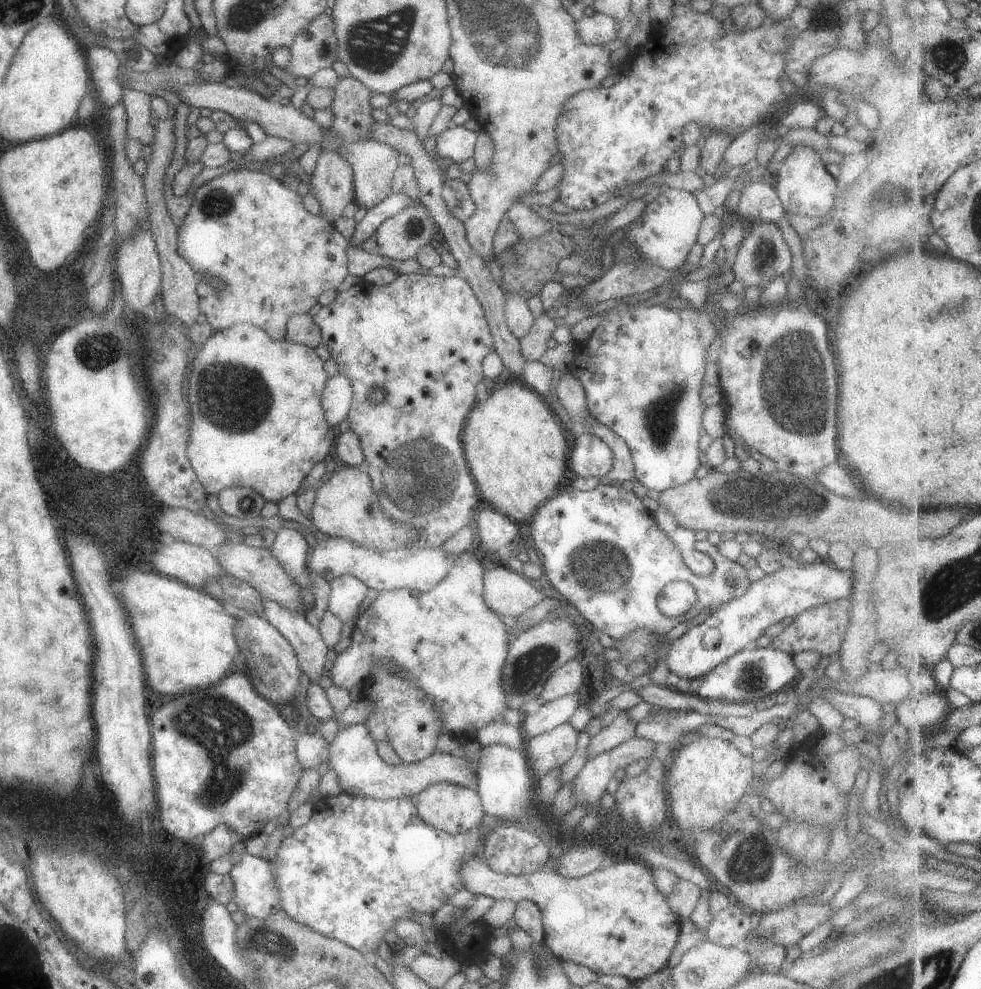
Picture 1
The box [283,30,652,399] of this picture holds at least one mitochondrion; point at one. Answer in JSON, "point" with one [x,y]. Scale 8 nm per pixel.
{"point":[325,49]}

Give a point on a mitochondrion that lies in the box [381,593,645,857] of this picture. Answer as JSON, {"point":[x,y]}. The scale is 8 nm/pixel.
{"point":[525,674]}

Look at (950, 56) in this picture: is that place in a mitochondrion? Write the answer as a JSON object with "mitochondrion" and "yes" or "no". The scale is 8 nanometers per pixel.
{"mitochondrion":"yes"}

